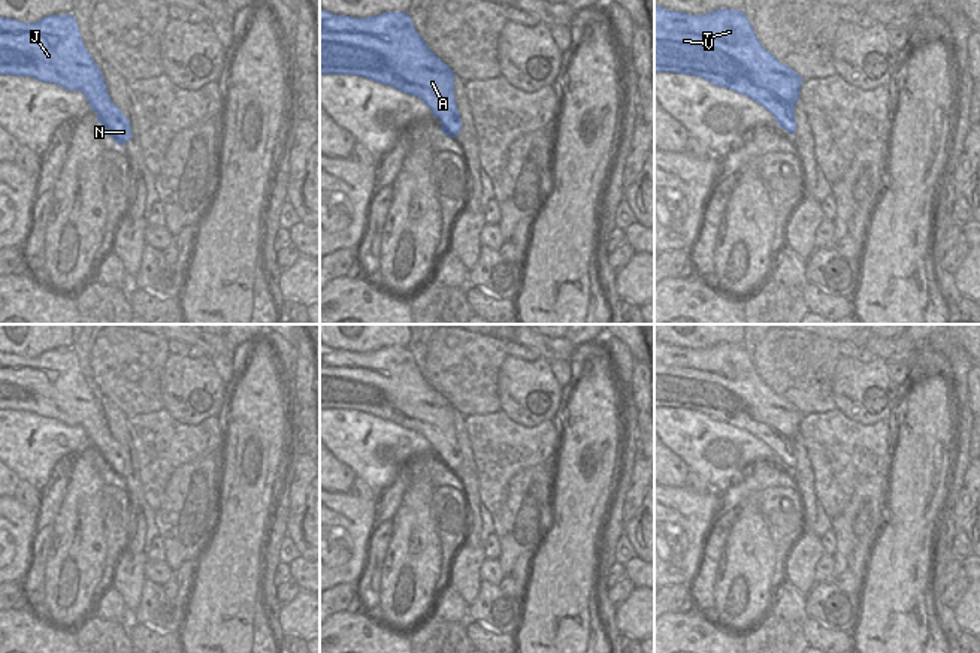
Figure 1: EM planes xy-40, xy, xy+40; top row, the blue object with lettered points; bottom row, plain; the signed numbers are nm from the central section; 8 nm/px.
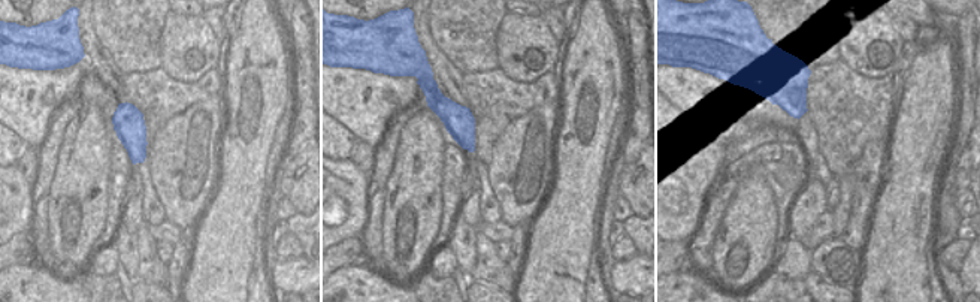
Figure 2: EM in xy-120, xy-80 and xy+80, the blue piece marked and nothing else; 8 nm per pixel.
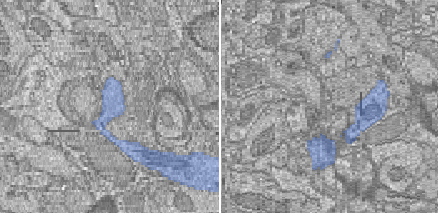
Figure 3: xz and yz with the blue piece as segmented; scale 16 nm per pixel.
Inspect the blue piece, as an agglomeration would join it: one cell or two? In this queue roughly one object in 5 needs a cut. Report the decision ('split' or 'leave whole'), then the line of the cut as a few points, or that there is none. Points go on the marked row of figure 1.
leave whole; cut none

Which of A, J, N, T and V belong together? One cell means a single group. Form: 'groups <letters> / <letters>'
groups A J N T V

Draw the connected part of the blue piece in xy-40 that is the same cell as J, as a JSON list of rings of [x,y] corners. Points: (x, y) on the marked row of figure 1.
[[[72,13],[37,22],[0,16],[0,75],[30,76],[81,91],[97,121],[118,145],[131,139],[130,121],[108,94],[100,67],[85,49]]]

